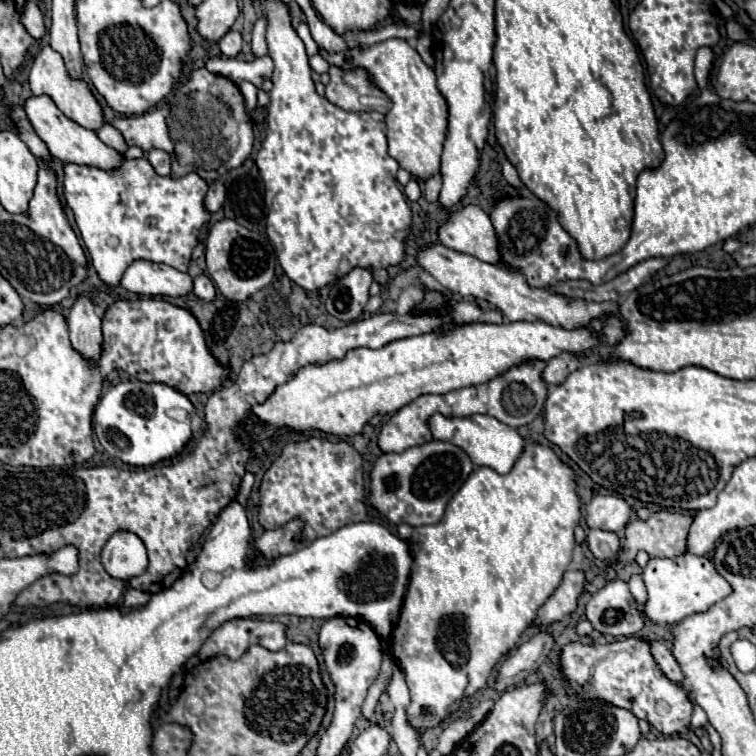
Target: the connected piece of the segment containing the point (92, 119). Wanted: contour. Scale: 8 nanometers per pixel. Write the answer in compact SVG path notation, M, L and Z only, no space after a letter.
M49 45L41 49L41 53L35 57L35 63L31 67L29 73L29 85L33 95L47 95L53 99L53 103L63 111L65 117L69 117L71 121L79 123L81 127L87 129L99 129L103 125L103 115L101 115L101 105L97 103L97 99L93 97L89 85L85 81L73 81L69 79L67 71L65 71L65 63L61 59L61 55L57 51L53 51Z

